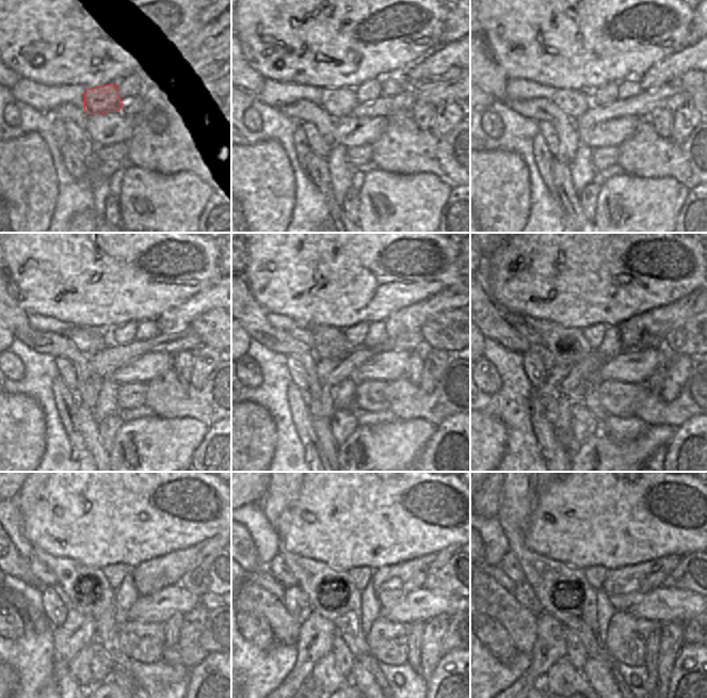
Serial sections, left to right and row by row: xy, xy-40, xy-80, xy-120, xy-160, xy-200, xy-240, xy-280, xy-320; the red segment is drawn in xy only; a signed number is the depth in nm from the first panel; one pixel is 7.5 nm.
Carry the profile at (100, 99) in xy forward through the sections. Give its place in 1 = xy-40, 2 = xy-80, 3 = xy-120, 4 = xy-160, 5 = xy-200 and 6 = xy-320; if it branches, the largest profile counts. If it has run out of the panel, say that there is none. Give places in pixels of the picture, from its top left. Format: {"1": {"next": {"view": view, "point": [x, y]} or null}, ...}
{"1": {"next": {"view": "xy-40", "point": [338, 102]}}, "2": {"next": {"view": "xy-80", "point": [574, 104]}}, "3": {"next": {"view": "xy-120", "point": [91, 340]}}, "4": {"next": {"view": "xy-160", "point": [301, 333]}}, "5": {"next": {"view": "xy-200", "point": [531, 335]}}, "6": {"next": {"view": "xy-320", "point": [509, 564]}}}

